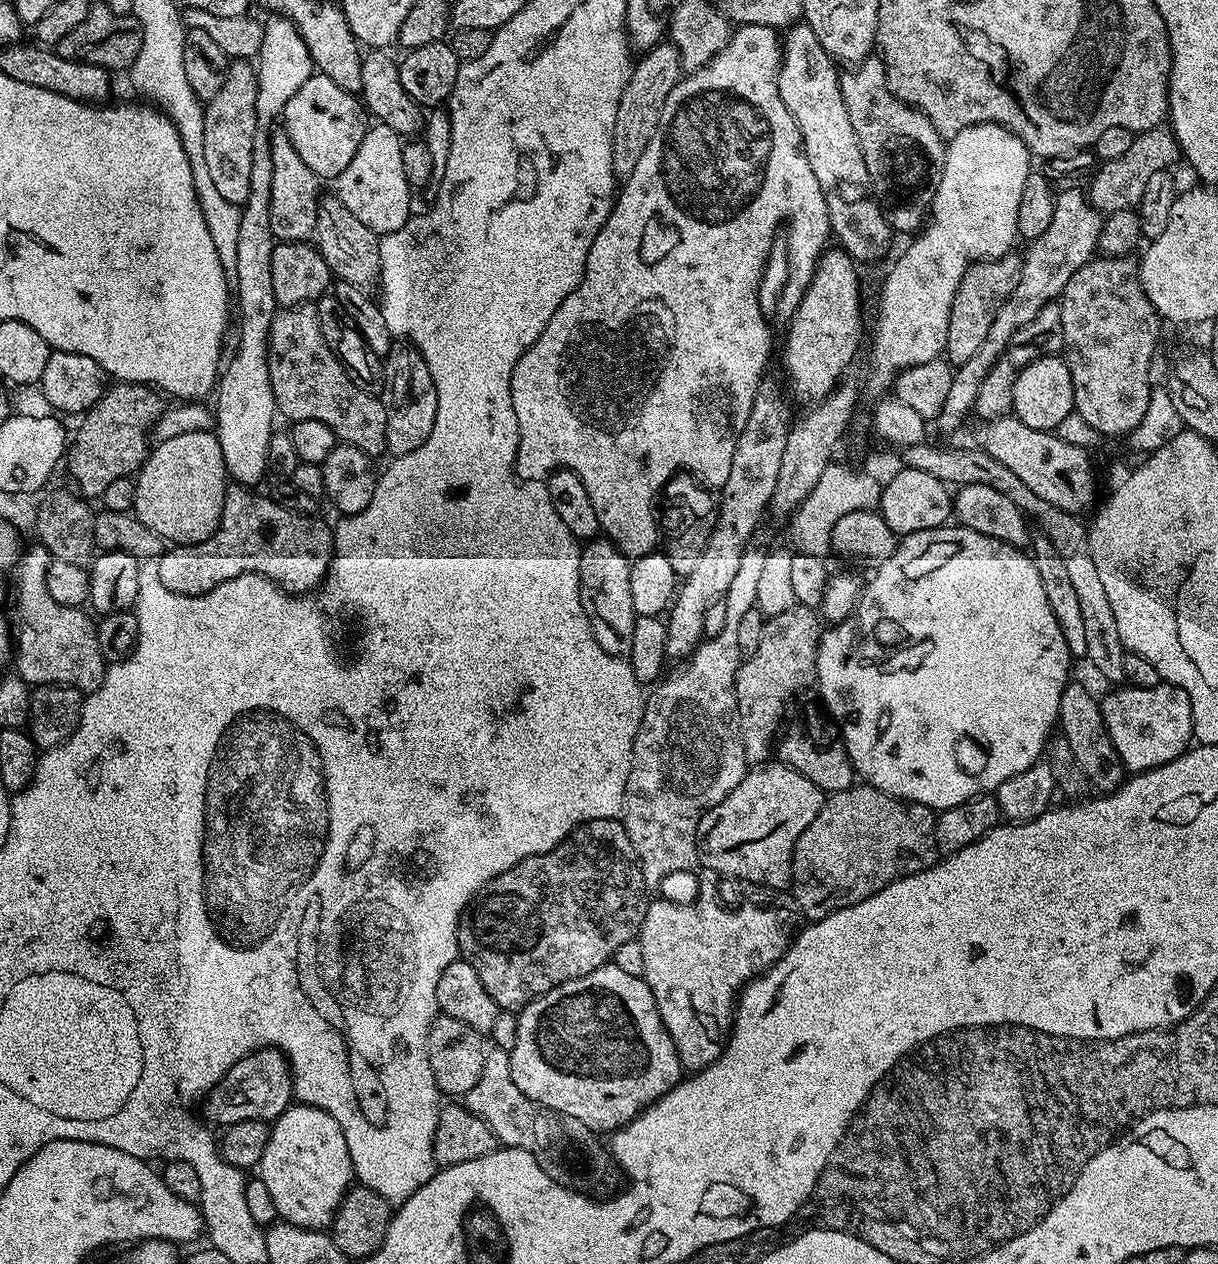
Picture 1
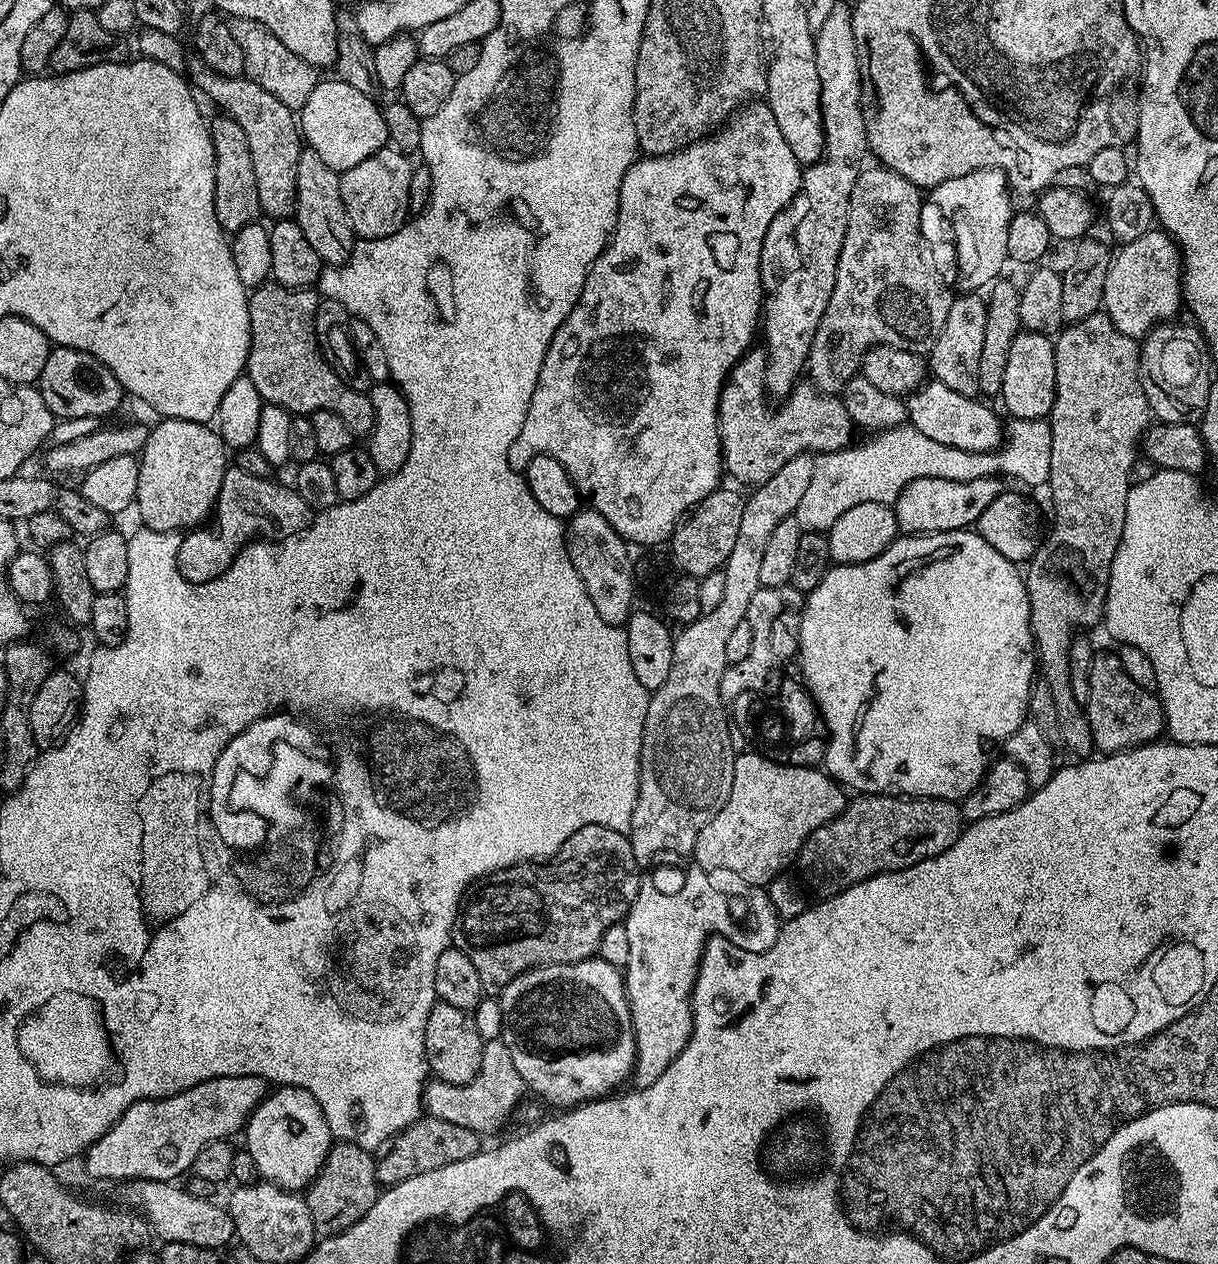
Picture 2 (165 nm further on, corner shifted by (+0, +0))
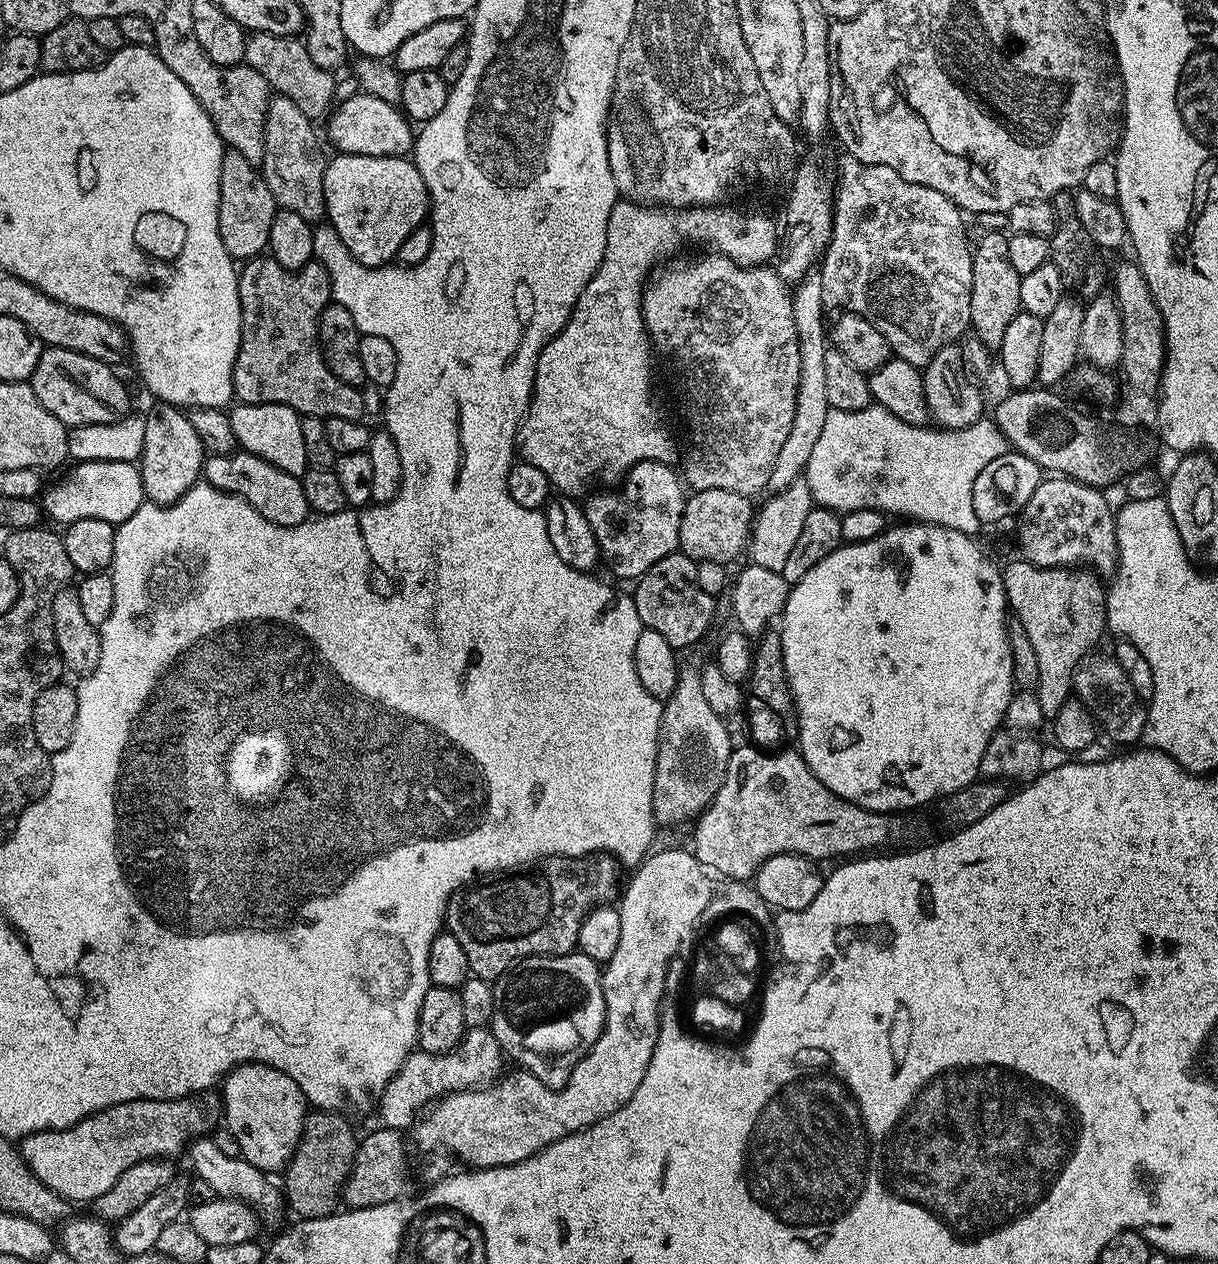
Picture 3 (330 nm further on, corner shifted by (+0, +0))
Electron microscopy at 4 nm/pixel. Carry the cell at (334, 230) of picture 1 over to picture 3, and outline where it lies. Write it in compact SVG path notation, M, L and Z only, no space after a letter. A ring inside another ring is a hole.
M279 94L273 95L268 102L268 109L266 110L266 126L264 127L264 163L262 171L264 173L264 181L266 186L270 186L270 194L274 194L276 199L277 209L285 208L286 210L294 210L294 214L299 214L301 218L306 218L310 222L320 222L325 219L326 213L324 211L324 166L326 163L326 155L320 149L320 140L316 137L313 121L306 118L306 114L302 114L302 110L298 110L298 106L294 106L294 102L290 102L290 98L281 96Z

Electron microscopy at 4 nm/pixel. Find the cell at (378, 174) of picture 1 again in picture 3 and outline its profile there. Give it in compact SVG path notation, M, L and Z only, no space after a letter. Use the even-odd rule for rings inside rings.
M336 154L324 166L324 211L327 223L332 225L338 238L350 250L359 264L367 268L391 265L400 247L412 236L412 231L430 216L430 201L426 182L418 174L415 163L403 156L359 156Z

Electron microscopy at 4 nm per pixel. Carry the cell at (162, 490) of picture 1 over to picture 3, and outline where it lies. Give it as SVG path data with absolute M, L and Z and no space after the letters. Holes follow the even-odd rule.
M155 401L149 412L145 413L145 441L143 443L143 454L138 461L138 467L143 480L145 497L156 504L173 504L199 481L203 473L203 465L206 459L201 439L190 425L187 415L173 404L165 404L163 401Z

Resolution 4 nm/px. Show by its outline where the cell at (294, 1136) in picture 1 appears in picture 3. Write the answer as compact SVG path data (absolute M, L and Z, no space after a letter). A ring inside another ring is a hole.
M239 1064L224 1077L223 1088L222 1120L238 1138L241 1157L267 1174L279 1173L296 1152L310 1111L298 1082L265 1064Z

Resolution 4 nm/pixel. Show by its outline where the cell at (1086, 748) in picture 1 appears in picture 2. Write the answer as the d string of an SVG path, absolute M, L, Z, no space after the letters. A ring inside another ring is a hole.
M1103 311L1090 314L1090 318L1082 318L1069 323L1055 337L1054 343L1054 366L1056 367L1056 401L1050 413L1050 423L1052 425L1052 441L1050 442L1050 458L1046 461L1046 472L1048 468L1048 488L1052 491L1052 512L1056 517L1052 520L1052 529L1047 529L1046 535L1041 539L1037 552L1026 564L1026 571L1023 573L1024 585L1030 598L1030 626L1032 627L1032 637L1036 643L1036 658L1038 661L1039 675L1050 686L1050 694L1054 694L1054 706L1058 710L1058 722L1060 723L1060 739L1063 747L1068 747L1073 752L1073 757L1088 758L1093 755L1094 745L1092 743L1092 731L1088 721L1087 711L1074 698L1074 690L1070 686L1070 646L1074 637L1077 635L1079 624L1101 623L1104 615L1104 603L1108 593L1108 583L1110 582L1110 566L1114 562L1114 554L1118 554L1118 542L1122 542L1122 530L1126 526L1126 498L1134 483L1132 467L1136 464L1136 452L1138 456L1138 445L1142 437L1150 427L1153 419L1151 410L1146 402L1146 394L1142 390L1140 381L1140 350L1141 345L1135 339L1126 334L1122 334L1114 326L1110 317L1105 316Z

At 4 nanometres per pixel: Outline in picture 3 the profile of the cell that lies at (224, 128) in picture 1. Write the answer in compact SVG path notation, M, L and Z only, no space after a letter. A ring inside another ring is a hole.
M231 150L225 151L222 158L218 222L222 246L226 246L233 261L247 262L267 249L270 222L274 222L276 211L276 199L274 194L270 194L270 186L266 186L263 171L257 165L246 162L242 154Z

